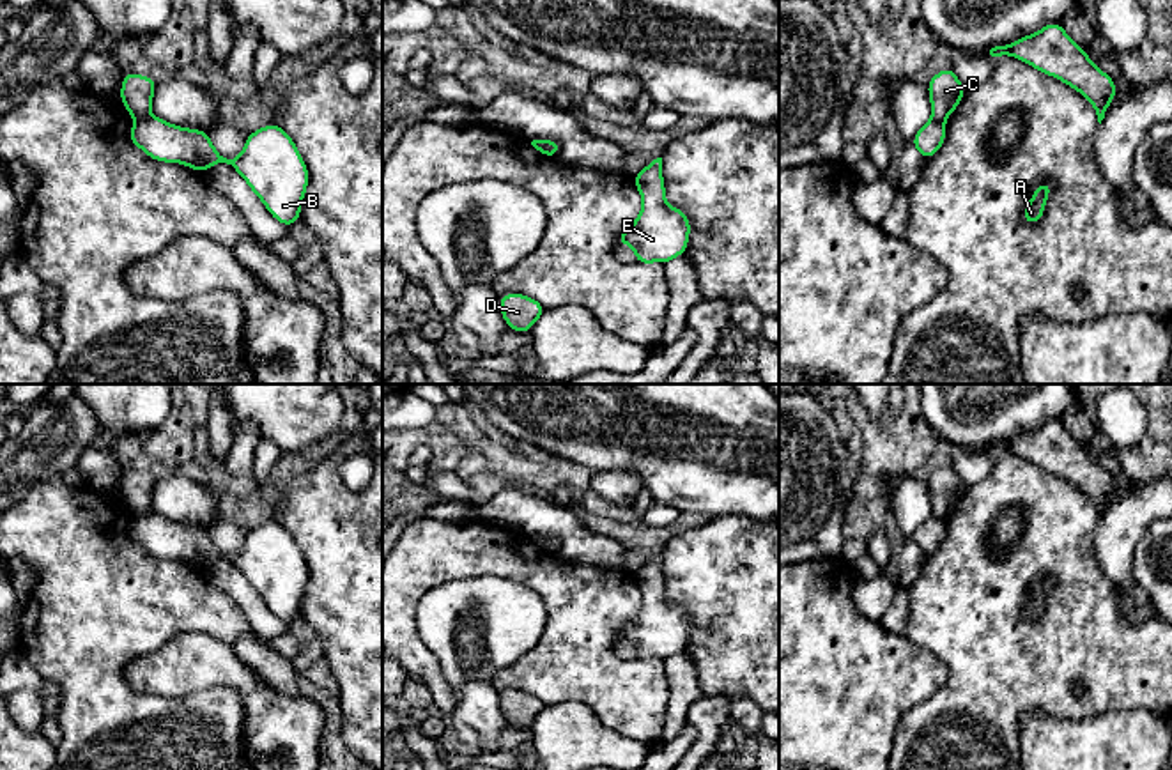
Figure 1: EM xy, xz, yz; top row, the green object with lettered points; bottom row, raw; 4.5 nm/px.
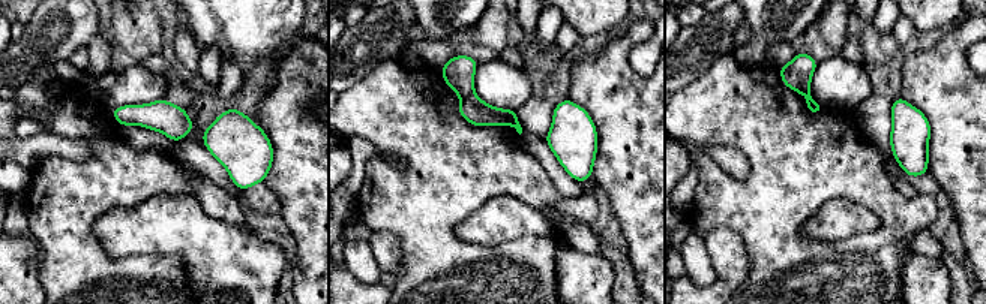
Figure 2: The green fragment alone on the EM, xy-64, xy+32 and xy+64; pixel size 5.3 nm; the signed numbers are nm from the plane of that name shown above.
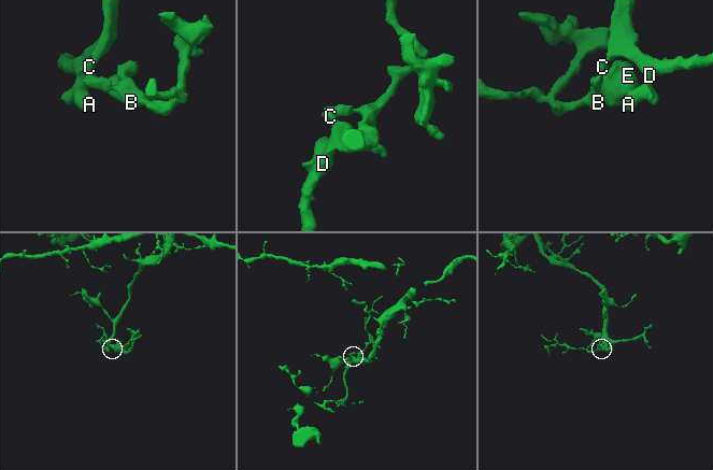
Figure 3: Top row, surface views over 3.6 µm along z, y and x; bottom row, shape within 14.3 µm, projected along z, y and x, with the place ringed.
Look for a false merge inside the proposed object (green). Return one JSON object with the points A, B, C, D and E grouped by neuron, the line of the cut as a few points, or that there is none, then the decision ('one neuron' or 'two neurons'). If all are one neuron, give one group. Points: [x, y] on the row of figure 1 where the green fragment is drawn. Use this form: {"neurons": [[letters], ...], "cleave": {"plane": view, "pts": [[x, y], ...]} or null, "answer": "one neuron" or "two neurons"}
{"neurons": [["A", "C", "D"], ["B", "E"]], "cleave": {"plane": "xy", "pts": [[151, 117], [135, 121]]}, "answer": "two neurons"}

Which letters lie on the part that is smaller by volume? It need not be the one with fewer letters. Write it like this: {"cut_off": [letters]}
{"cut_off": ["B", "E"]}

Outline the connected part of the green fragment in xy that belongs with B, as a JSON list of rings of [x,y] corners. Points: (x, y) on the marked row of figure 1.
[[[158,117],[135,120],[129,140],[150,159],[181,163],[204,173],[216,163],[227,163],[276,221],[290,227],[301,218],[308,168],[294,140],[278,124],[267,124],[248,135],[243,152],[232,159],[214,149],[209,131],[173,126]]]

